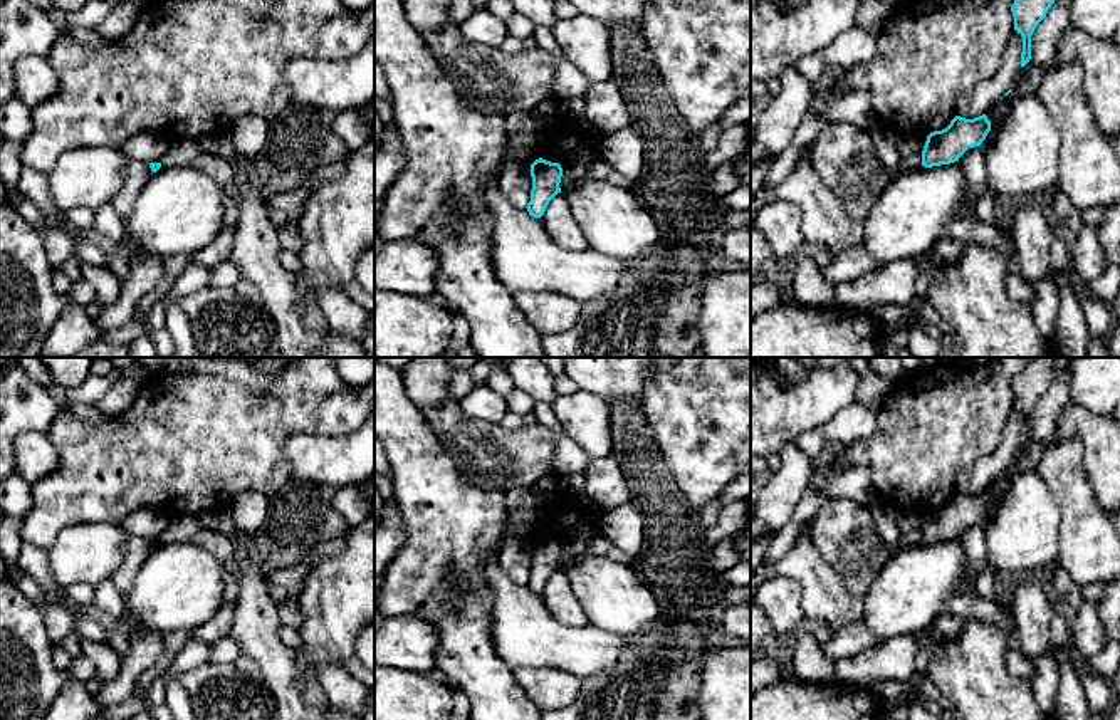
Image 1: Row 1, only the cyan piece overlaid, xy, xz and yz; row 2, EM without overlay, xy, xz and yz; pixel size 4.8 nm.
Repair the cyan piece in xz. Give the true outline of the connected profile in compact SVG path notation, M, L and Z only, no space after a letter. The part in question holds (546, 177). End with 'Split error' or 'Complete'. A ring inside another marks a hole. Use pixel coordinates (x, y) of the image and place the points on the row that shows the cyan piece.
M542 158L531 164L532 190L531 201L527 203L527 211L534 218L541 218L549 205L549 201L561 193L559 183L563 176L563 168L559 163L551 163Z. Complete

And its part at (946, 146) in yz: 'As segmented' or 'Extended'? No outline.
As segmented

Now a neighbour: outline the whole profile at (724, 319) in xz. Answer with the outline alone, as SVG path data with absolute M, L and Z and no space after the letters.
M751 270L709 275L699 322L705 357L751 357Z

